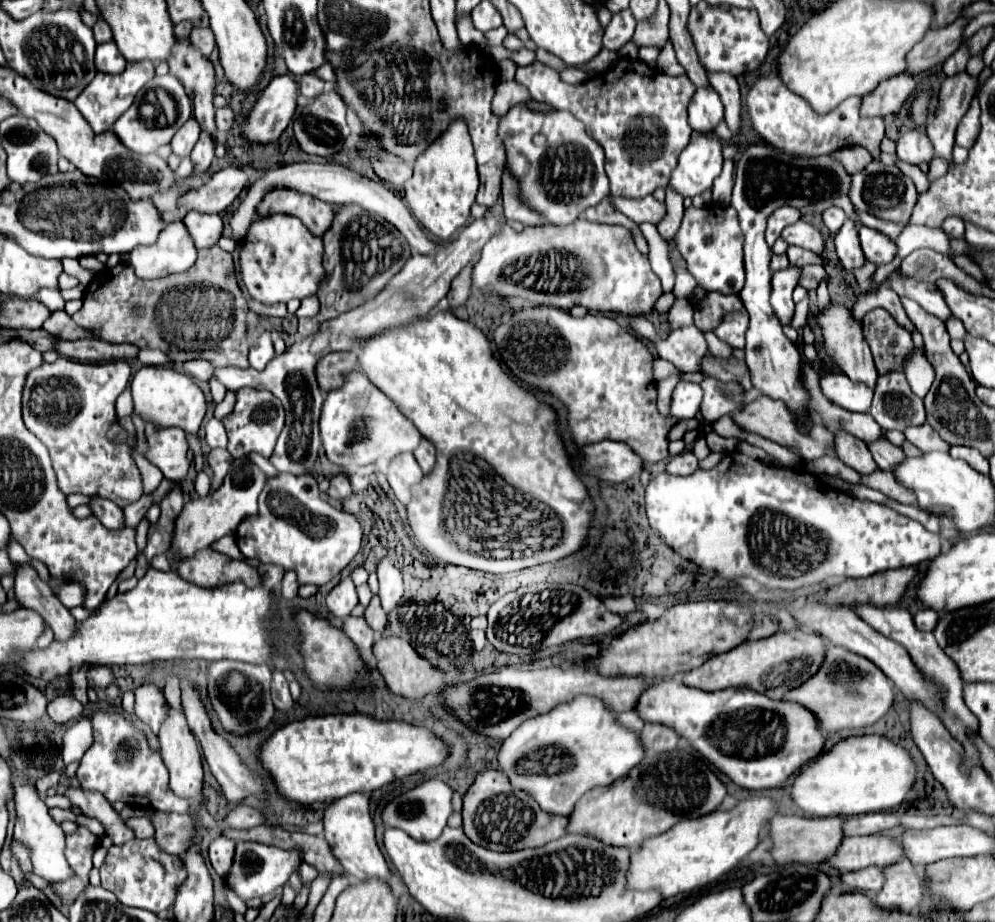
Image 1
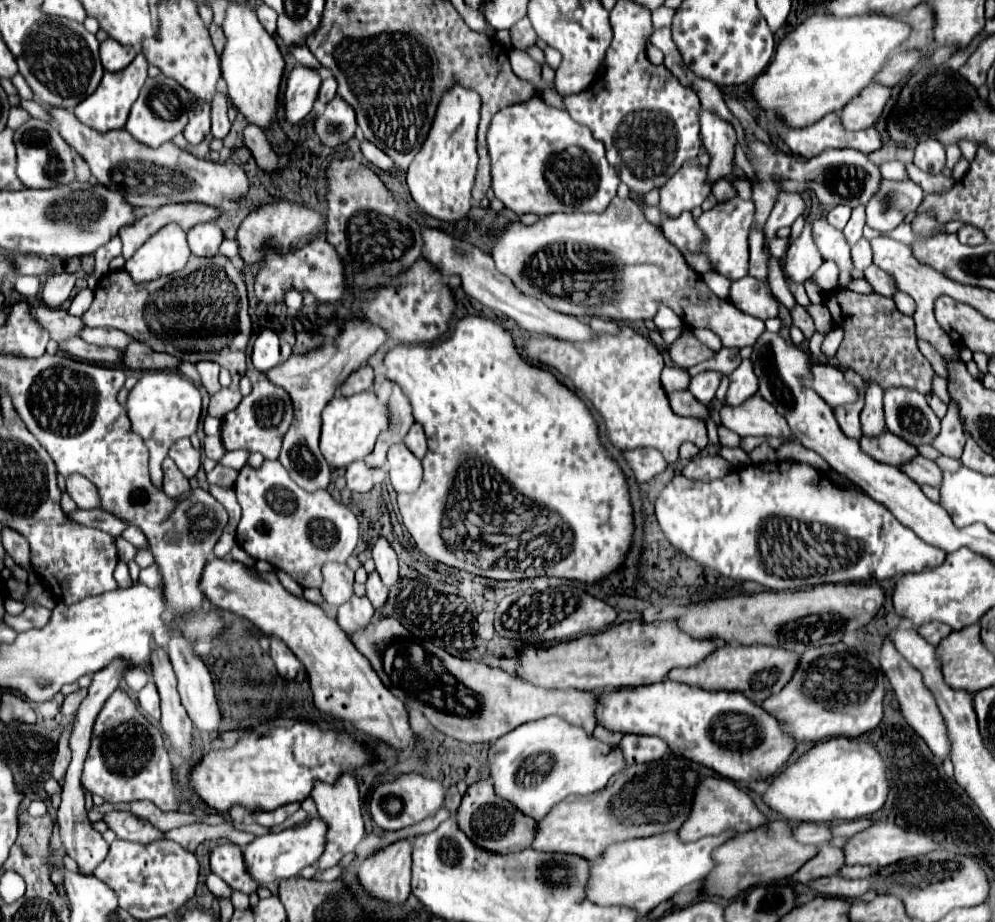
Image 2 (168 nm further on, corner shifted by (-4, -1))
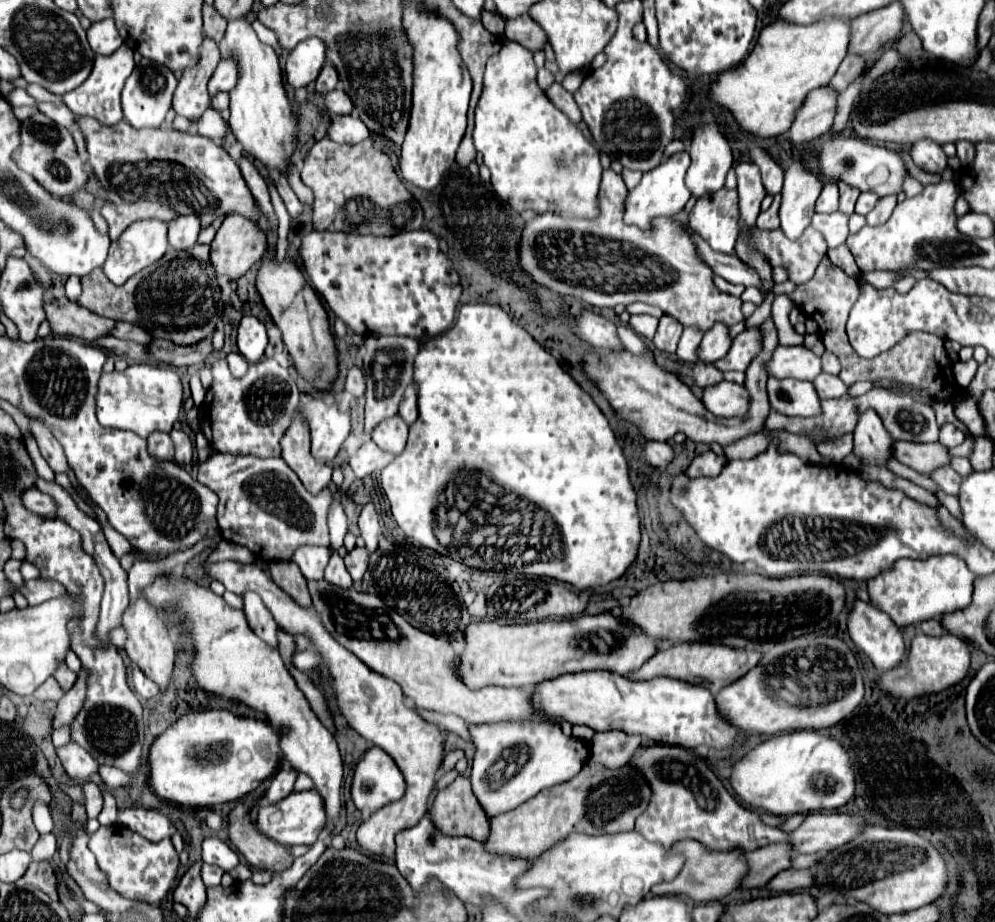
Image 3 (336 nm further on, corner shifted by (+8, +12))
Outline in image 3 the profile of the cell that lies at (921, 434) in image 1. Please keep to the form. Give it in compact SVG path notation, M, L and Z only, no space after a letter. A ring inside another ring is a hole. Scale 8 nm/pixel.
M943 424L941 426L939 444L947 446L947 448L953 448L953 446L959 446L963 440L965 440L965 434L959 428L955 428L953 424Z

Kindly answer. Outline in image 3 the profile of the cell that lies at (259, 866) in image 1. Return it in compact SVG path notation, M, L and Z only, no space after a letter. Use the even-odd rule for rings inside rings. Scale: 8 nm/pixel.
M305 790L305 792L291 792L289 798L283 798L277 804L261 806L259 816L255 820L255 828L263 836L271 838L273 842L277 842L285 848L291 848L295 844L311 846L317 840L319 832L323 830L325 822L327 822L327 816L325 816L325 810L323 810L321 796L315 790Z

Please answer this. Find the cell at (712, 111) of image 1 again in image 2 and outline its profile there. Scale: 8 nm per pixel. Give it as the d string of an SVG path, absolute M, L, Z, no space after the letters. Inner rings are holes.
M701 109L699 123L703 147L711 155L711 163L707 167L707 181L715 183L733 173L737 135L727 121L719 119L715 113L705 109Z

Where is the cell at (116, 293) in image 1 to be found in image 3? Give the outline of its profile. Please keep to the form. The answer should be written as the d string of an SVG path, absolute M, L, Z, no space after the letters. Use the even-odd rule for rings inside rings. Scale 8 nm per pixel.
M195 244L187 250L167 250L159 262L131 276L123 286L109 282L103 268L95 268L81 278L83 292L77 304L99 316L143 326L153 338L165 338L181 346L211 338L219 326L225 304L209 250L211 246L207 244Z

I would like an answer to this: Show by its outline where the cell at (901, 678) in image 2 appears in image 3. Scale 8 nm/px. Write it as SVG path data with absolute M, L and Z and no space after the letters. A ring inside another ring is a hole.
M857 600L855 608L849 612L849 620L847 620L847 628L849 634L853 638L853 642L871 658L871 662L875 664L875 668L883 674L887 670L893 670L897 666L901 666L901 662L905 660L905 644L903 644L903 636L901 630L897 628L897 624L891 620L889 614L867 606L865 602Z

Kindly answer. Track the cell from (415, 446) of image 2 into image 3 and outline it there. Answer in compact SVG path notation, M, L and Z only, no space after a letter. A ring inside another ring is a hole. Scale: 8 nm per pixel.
M407 386L405 396L399 404L399 416L403 418L403 422L407 422L407 426L411 426L417 420L417 398L415 398L415 386Z

